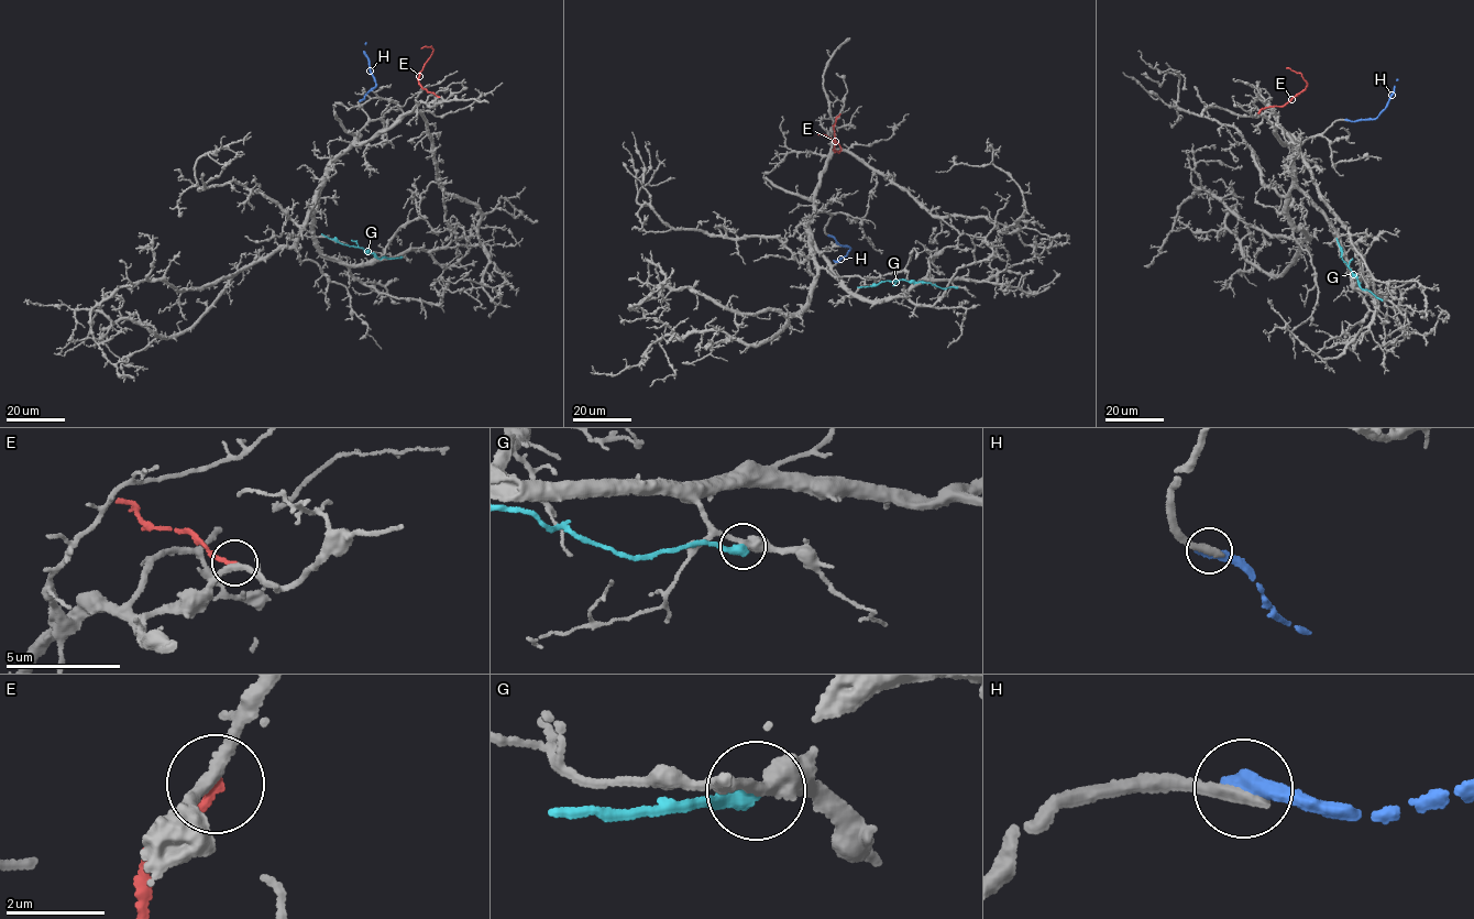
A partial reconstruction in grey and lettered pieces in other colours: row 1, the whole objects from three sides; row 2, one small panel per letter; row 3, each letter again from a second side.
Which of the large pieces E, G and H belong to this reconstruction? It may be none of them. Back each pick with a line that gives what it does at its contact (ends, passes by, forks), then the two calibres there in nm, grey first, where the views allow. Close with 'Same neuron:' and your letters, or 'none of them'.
Same neuron: none of them

